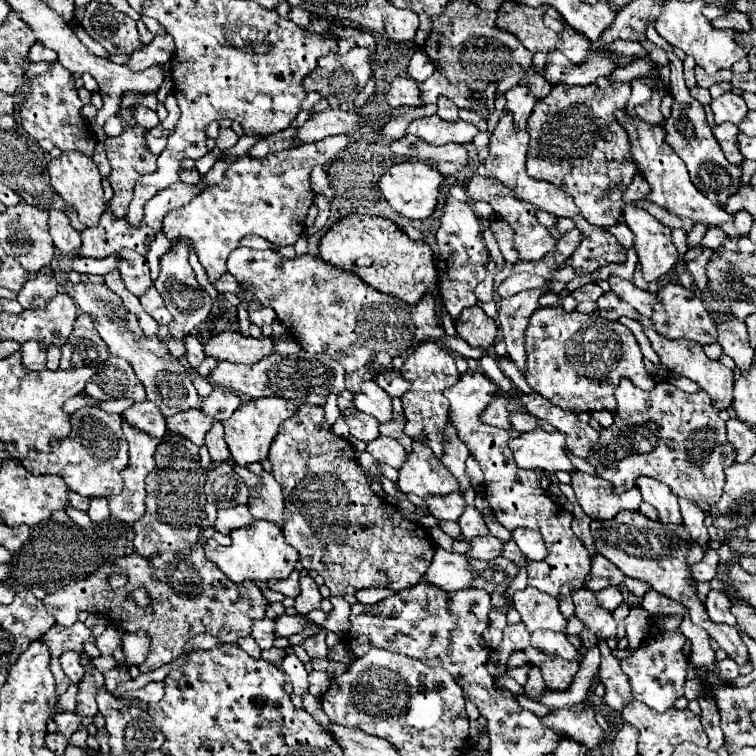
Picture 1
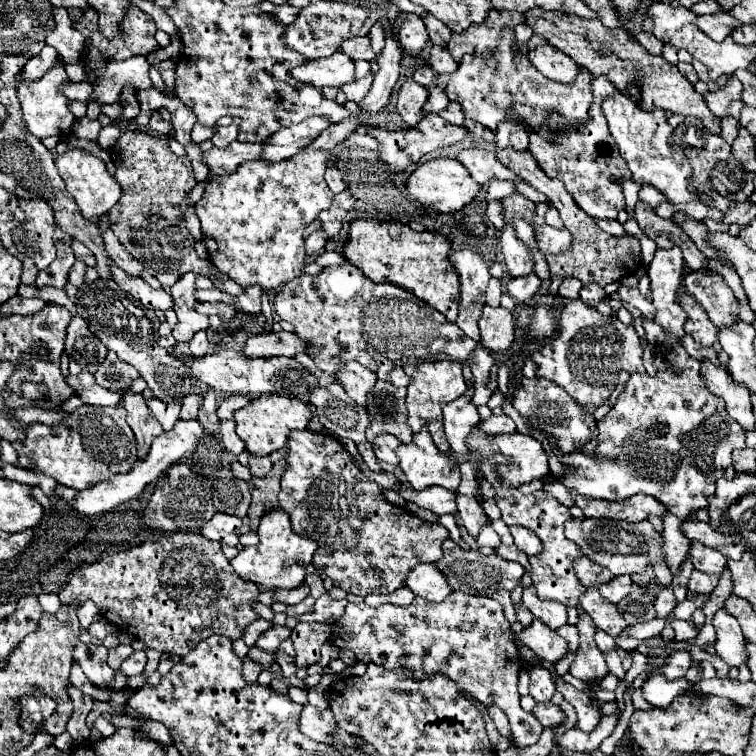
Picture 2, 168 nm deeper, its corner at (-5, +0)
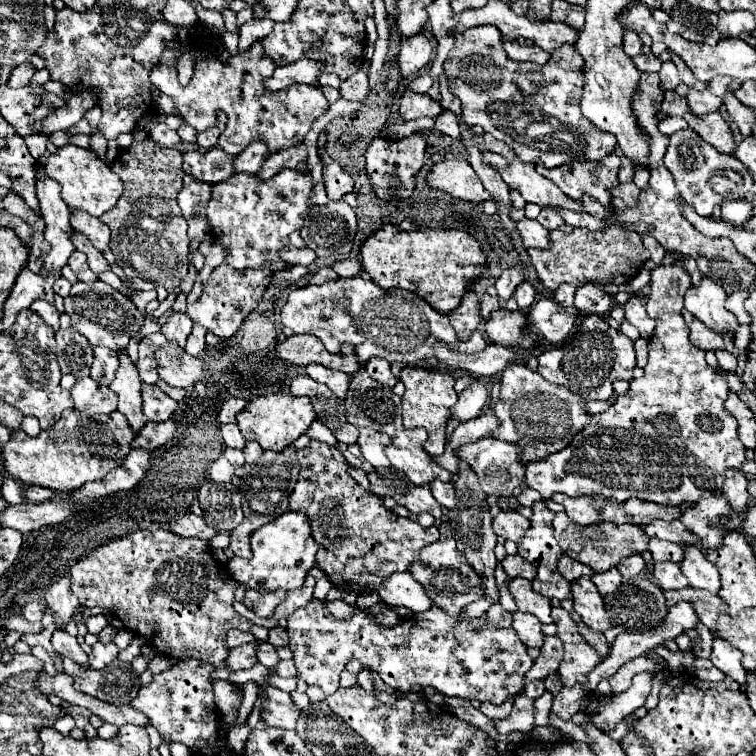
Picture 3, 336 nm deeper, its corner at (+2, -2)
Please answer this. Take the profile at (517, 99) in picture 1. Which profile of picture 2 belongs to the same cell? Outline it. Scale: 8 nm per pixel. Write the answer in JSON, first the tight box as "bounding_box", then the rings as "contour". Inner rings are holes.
{"bounding_box":[494,123,530,151],"contour":[[[500,123],[494,133],[499,149],[513,147],[517,151],[528,150],[530,131],[524,125],[520,125],[520,123],[512,123],[512,125]]]}

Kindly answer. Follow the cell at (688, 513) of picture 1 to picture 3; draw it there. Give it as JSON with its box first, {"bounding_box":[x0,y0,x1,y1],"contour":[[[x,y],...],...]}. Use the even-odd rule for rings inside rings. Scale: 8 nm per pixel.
{"bounding_box":[681,547,719,595],"contour":[[[685,547],[685,557],[681,561],[681,571],[683,575],[689,579],[691,587],[697,589],[707,589],[709,593],[717,595],[719,591],[719,571],[717,567],[707,561],[707,557],[703,555],[701,549],[697,547]]]}

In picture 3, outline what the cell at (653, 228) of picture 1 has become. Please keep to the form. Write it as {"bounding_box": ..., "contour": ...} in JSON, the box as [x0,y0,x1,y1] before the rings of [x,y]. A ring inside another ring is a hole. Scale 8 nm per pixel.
{"bounding_box":[525,265,745,507],"contour":[[[659,265],[659,267],[655,267],[651,271],[651,293],[649,293],[645,309],[647,309],[649,317],[653,317],[657,321],[657,327],[653,331],[653,337],[649,339],[649,361],[645,365],[645,375],[639,377],[639,379],[633,379],[629,383],[629,391],[625,395],[619,395],[617,401],[605,413],[595,415],[591,419],[591,423],[579,435],[573,437],[573,443],[569,443],[569,447],[561,449],[559,453],[549,455],[547,459],[541,459],[541,461],[535,461],[535,463],[527,463],[527,473],[525,473],[527,487],[539,491],[543,499],[551,499],[555,493],[565,493],[565,495],[601,495],[605,499],[615,499],[615,501],[625,501],[629,497],[637,497],[637,499],[653,501],[653,503],[667,505],[667,507],[693,505],[699,499],[705,499],[705,497],[721,493],[721,487],[723,487],[723,481],[725,481],[725,469],[727,467],[737,467],[737,469],[741,467],[741,463],[745,461],[745,447],[743,447],[743,443],[739,441],[739,435],[737,435],[737,421],[723,409],[723,401],[727,399],[727,393],[729,393],[727,381],[723,377],[719,377],[719,375],[713,373],[713,369],[705,361],[705,353],[701,349],[697,349],[689,341],[689,327],[685,325],[683,315],[681,315],[681,311],[683,311],[683,295],[685,295],[685,291],[689,287],[691,287],[689,275],[679,265]]]}

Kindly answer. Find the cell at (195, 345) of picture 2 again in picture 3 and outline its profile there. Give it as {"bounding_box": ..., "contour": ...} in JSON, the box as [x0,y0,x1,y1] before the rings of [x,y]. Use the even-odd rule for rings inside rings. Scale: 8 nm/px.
{"bounding_box":[185,323,207,357],"contour":[[[199,323],[193,325],[193,331],[191,331],[191,335],[187,339],[187,345],[185,345],[185,351],[189,355],[199,357],[203,353],[203,349],[205,349],[205,333],[207,333],[205,327],[201,327]]]}

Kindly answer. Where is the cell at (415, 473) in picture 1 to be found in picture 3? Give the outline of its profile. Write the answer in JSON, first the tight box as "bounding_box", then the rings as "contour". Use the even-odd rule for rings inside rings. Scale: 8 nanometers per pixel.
{"bounding_box":[385,429,451,487],"contour":[[[401,429],[391,439],[391,445],[385,449],[391,465],[395,469],[401,469],[407,479],[421,487],[433,483],[433,479],[451,481],[451,473],[437,465],[433,457],[423,449],[423,443],[427,439],[425,429]]]}

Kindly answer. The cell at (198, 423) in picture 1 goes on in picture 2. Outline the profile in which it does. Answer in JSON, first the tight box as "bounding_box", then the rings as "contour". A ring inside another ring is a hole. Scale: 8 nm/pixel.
{"bounding_box":[74,421,204,515],"contour":[[[178,421],[170,431],[164,431],[162,435],[158,435],[154,441],[152,441],[152,447],[148,451],[148,455],[144,459],[138,459],[134,463],[134,467],[130,469],[130,473],[124,473],[124,475],[116,475],[116,477],[110,477],[108,481],[102,481],[102,483],[96,483],[96,485],[90,485],[88,489],[84,491],[78,491],[76,497],[74,497],[74,511],[78,511],[80,515],[98,515],[98,513],[106,513],[106,511],[112,511],[114,507],[122,505],[124,501],[140,495],[144,491],[144,487],[148,483],[152,483],[154,479],[158,479],[158,475],[162,475],[172,463],[180,461],[184,455],[192,453],[198,445],[198,441],[204,437],[202,433],[202,425],[198,421]]]}

